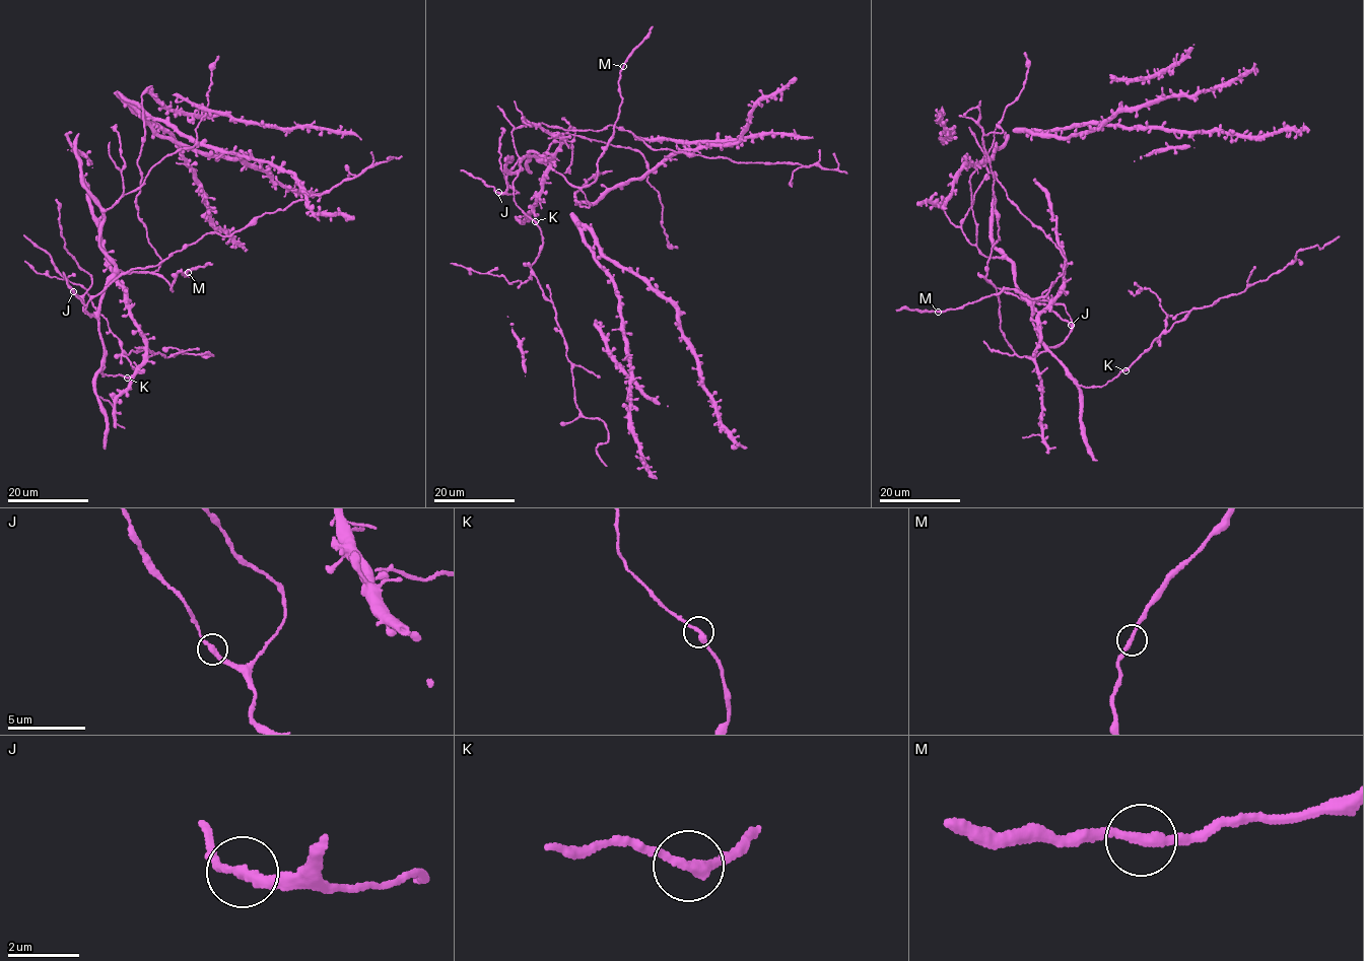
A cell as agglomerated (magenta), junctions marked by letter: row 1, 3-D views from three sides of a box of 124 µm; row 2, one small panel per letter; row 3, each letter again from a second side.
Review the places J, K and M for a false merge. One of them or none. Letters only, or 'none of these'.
none of these

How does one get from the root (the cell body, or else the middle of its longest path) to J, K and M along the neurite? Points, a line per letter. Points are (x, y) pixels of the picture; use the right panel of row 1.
J: (1028, 303), (1037, 337), (1048, 347), (1064, 341), (1071, 331), (1070, 325)
K: (1028, 303), (1040, 343), (1078, 385), (1103, 386), (1126, 369)
M: (1028, 303), (1033, 303), (1053, 282), (1043, 296), (1030, 298), (1006, 288), (956, 309), (938, 312)

